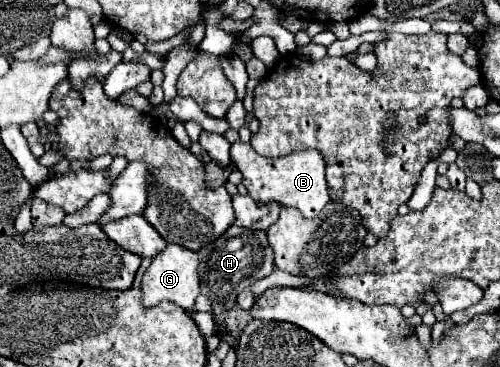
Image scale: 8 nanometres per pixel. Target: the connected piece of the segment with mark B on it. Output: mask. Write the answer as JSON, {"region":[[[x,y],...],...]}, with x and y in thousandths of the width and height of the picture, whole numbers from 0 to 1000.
{"region":[[[470,387],[462,392],[462,431],[486,474],[486,501],[494,507],[498,534],[514,550],[554,550],[562,561],[594,567],[610,594],[630,594],[662,545],[650,501],[650,436],[634,409],[586,414],[562,431],[526,431],[502,392]]]}

